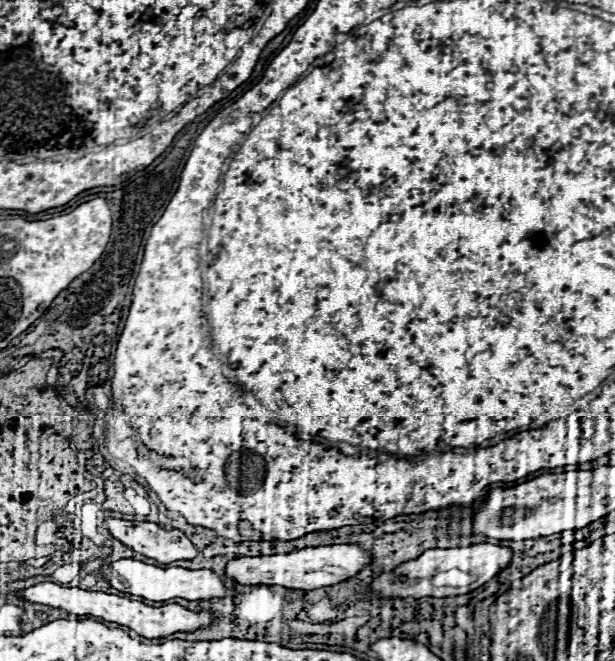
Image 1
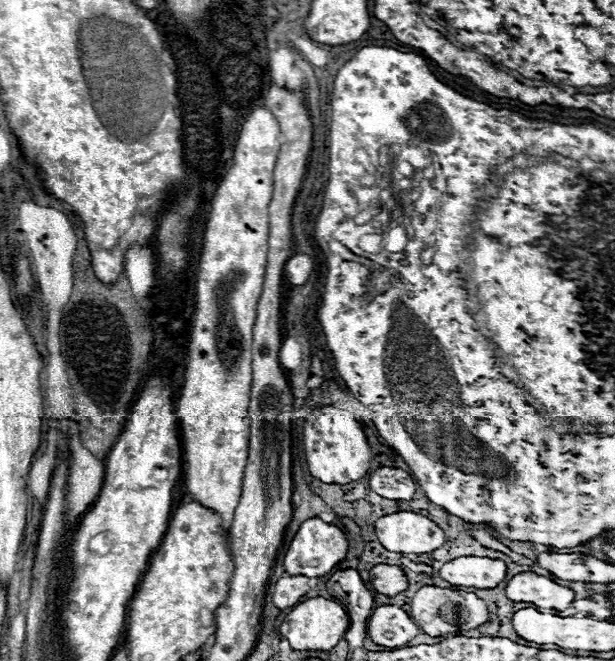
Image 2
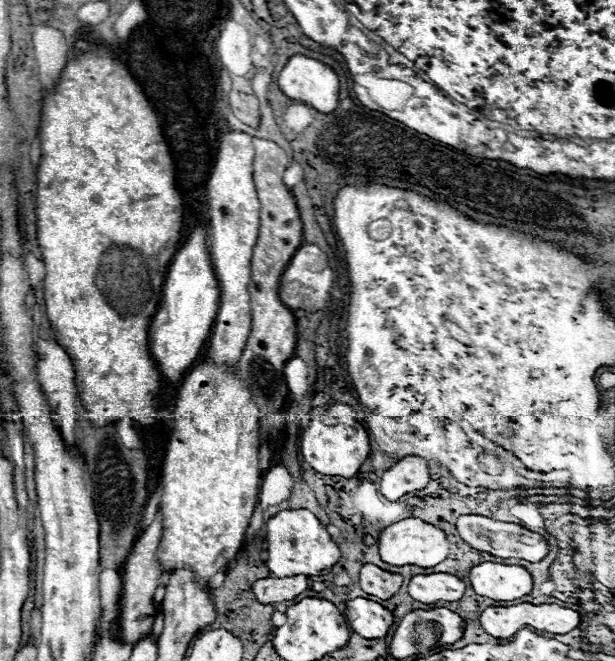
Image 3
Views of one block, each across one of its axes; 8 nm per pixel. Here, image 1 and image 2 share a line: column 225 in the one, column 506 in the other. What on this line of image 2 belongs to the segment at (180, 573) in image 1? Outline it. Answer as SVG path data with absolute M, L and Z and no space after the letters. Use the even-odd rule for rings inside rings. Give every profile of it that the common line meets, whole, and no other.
M520 572L506 582L506 596L512 602L532 602L536 608L564 610L572 604L574 592L554 580L534 574Z

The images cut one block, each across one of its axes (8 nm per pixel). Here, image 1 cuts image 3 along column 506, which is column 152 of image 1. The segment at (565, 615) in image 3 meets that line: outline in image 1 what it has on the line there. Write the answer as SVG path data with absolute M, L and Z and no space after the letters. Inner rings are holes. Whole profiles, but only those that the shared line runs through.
M44 582L44 584L36 584L32 588L26 588L24 592L20 592L20 596L24 596L26 600L30 600L34 604L64 608L68 614L74 614L74 616L94 616L94 618L102 618L106 622L116 622L116 624L128 626L130 630L136 630L144 638L162 638L162 636L168 636L174 632L196 632L204 626L210 626L216 620L216 616L212 612L194 612L194 610L182 608L178 604L166 604L166 606L154 608L144 602L134 602L134 600L128 600L122 596L80 590L80 588L66 588L66 586L52 584L52 582Z

